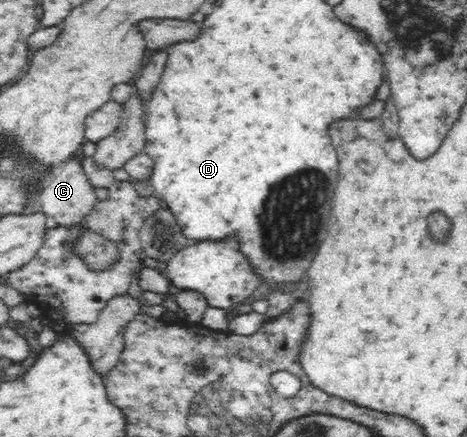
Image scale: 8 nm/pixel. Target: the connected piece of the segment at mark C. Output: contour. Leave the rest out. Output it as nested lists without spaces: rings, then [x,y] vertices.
[[[70,159],[58,165],[44,179],[42,192],[39,193],[40,200],[42,200],[40,204],[42,212],[50,219],[53,226],[58,227],[60,230],[67,231],[70,227],[81,225],[85,215],[88,215],[99,201],[96,193],[94,193],[94,188],[90,184],[82,164]]]

